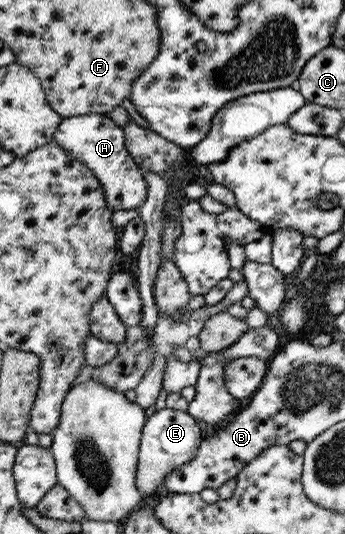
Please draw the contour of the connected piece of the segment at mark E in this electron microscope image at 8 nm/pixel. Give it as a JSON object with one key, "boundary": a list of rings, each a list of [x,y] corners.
{"boundary":[[[163,408],[147,418],[145,428],[142,430],[142,445],[139,452],[139,473],[137,486],[143,494],[145,502],[155,502],[161,496],[162,483],[173,470],[181,468],[187,462],[193,460],[201,446],[201,427],[193,419],[188,411]]]}

